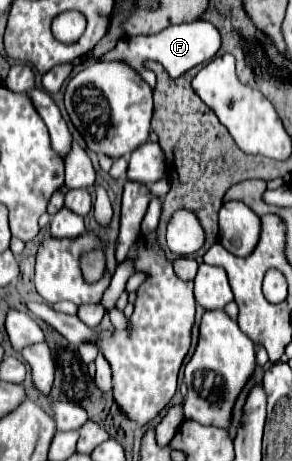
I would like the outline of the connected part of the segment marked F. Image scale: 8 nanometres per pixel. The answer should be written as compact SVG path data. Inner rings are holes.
M202 20L202 22L190 22L190 24L176 24L176 26L168 26L164 30L160 30L158 34L142 34L142 36L128 36L118 40L118 44L108 50L104 56L100 56L102 62L110 62L110 60L120 60L126 62L130 68L134 68L140 76L146 76L146 68L144 68L144 60L156 60L164 66L164 70L172 76L172 78L180 78L182 74L186 74L190 68L208 62L216 56L216 52L220 50L220 32L216 30L216 26L212 26L210 22Z

